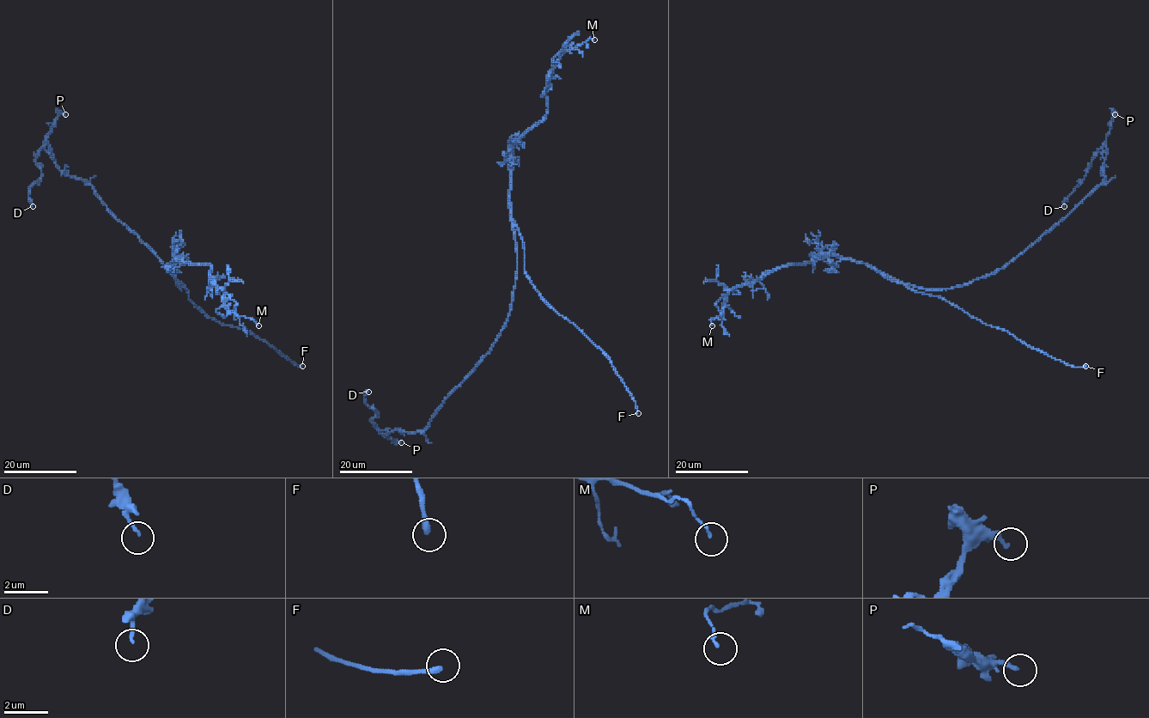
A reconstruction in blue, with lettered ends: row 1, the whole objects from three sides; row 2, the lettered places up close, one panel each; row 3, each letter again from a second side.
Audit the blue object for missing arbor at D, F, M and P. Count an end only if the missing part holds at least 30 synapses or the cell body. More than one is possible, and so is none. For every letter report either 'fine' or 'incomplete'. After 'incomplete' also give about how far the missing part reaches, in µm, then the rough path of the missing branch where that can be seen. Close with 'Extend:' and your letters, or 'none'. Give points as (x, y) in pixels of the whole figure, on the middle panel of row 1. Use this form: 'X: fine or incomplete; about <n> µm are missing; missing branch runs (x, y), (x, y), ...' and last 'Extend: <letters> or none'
D: fine
F: incomplete; about 7 µm are missing; missing branch runs (638, 413), (639, 427), (642, 429)
M: fine
P: fine
Extend: F

